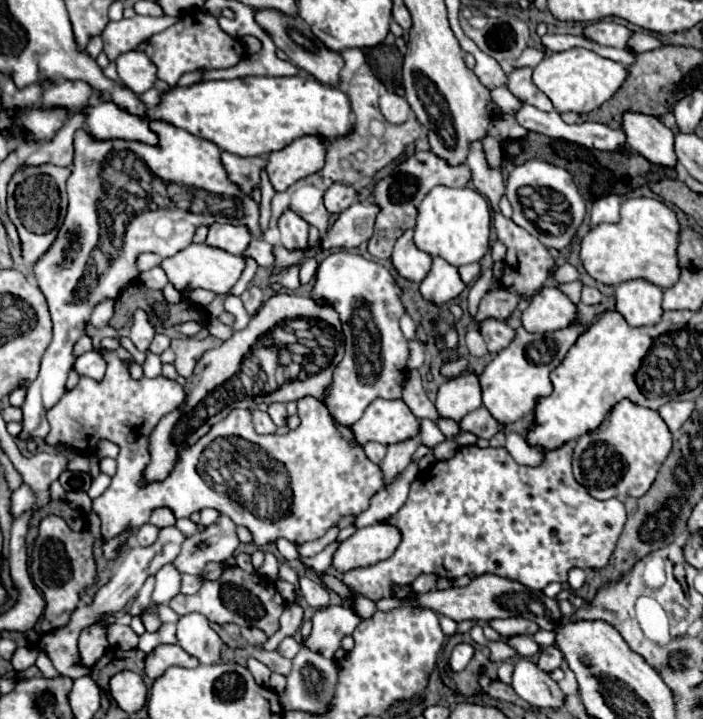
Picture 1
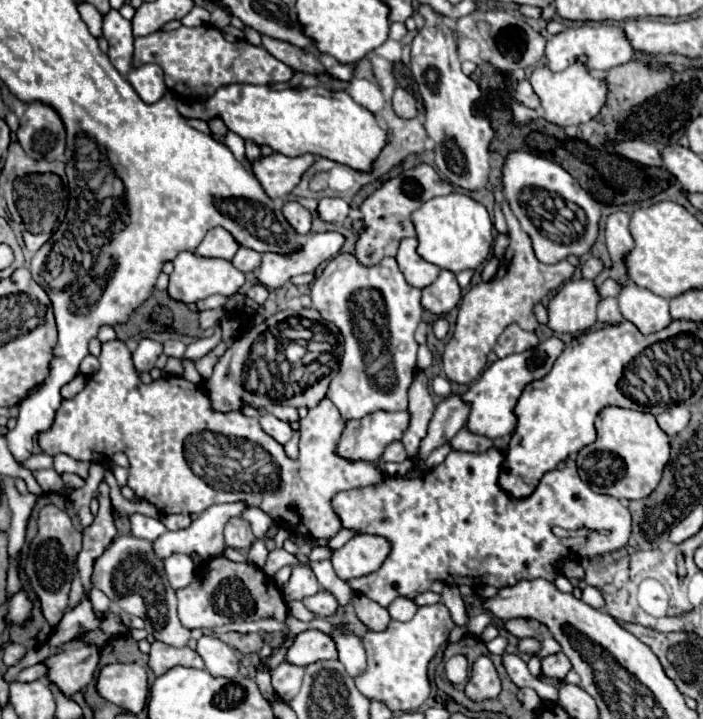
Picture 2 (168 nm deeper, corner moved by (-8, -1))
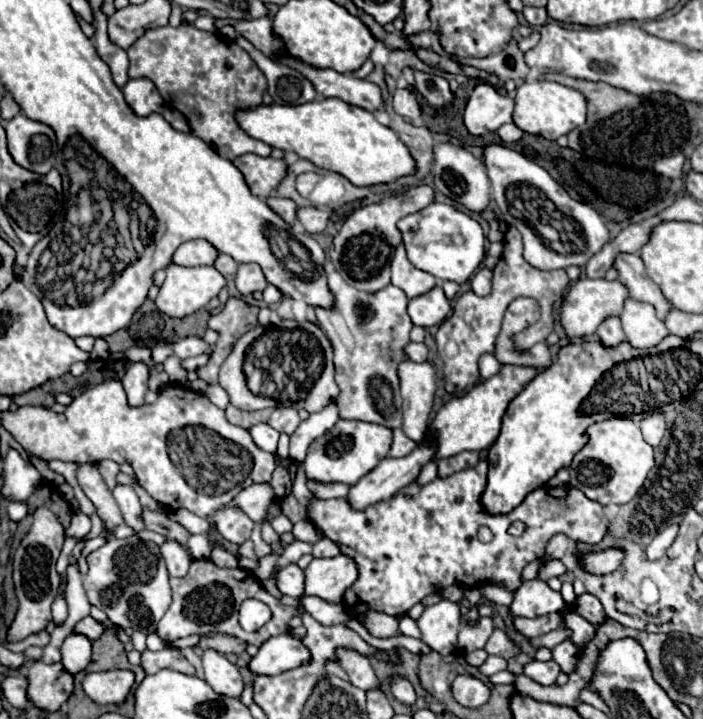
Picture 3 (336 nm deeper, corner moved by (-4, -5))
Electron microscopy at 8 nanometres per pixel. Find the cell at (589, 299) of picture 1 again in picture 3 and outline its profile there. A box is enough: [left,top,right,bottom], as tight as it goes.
[597,316,625,346]

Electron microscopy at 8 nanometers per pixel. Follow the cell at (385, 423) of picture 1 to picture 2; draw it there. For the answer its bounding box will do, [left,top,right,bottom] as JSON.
[337,412,409,464]

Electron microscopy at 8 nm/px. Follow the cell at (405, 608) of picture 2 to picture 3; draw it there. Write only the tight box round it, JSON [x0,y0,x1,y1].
[399,614,421,638]

